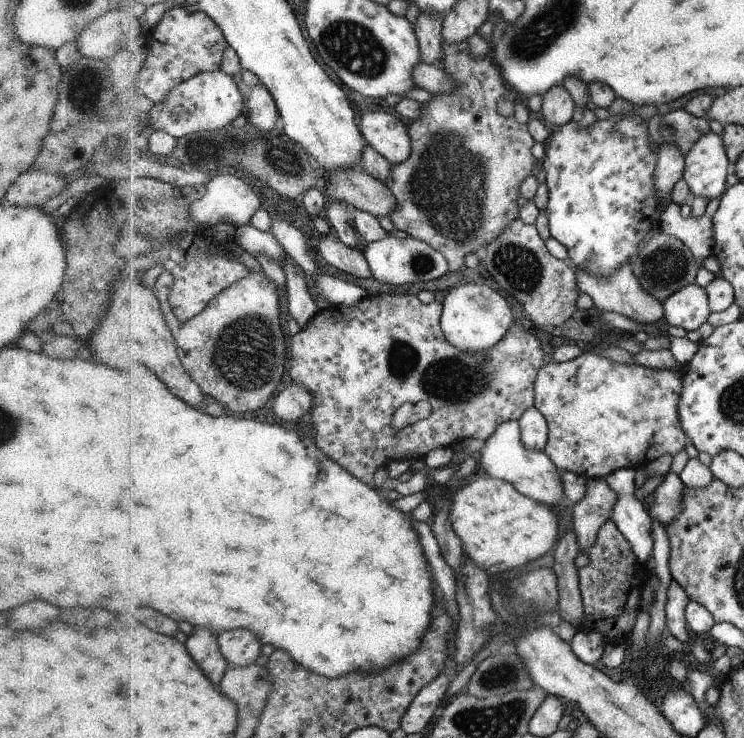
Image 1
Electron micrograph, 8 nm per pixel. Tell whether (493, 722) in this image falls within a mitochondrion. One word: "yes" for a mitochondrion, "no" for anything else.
yes

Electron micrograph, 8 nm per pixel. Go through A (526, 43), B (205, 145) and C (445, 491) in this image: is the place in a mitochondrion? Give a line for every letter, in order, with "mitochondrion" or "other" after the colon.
A: mitochondrion
B: mitochondrion
C: other

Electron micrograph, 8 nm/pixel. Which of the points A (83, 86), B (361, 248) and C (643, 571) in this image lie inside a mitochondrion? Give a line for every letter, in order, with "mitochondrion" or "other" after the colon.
A: mitochondrion
B: other
C: other

